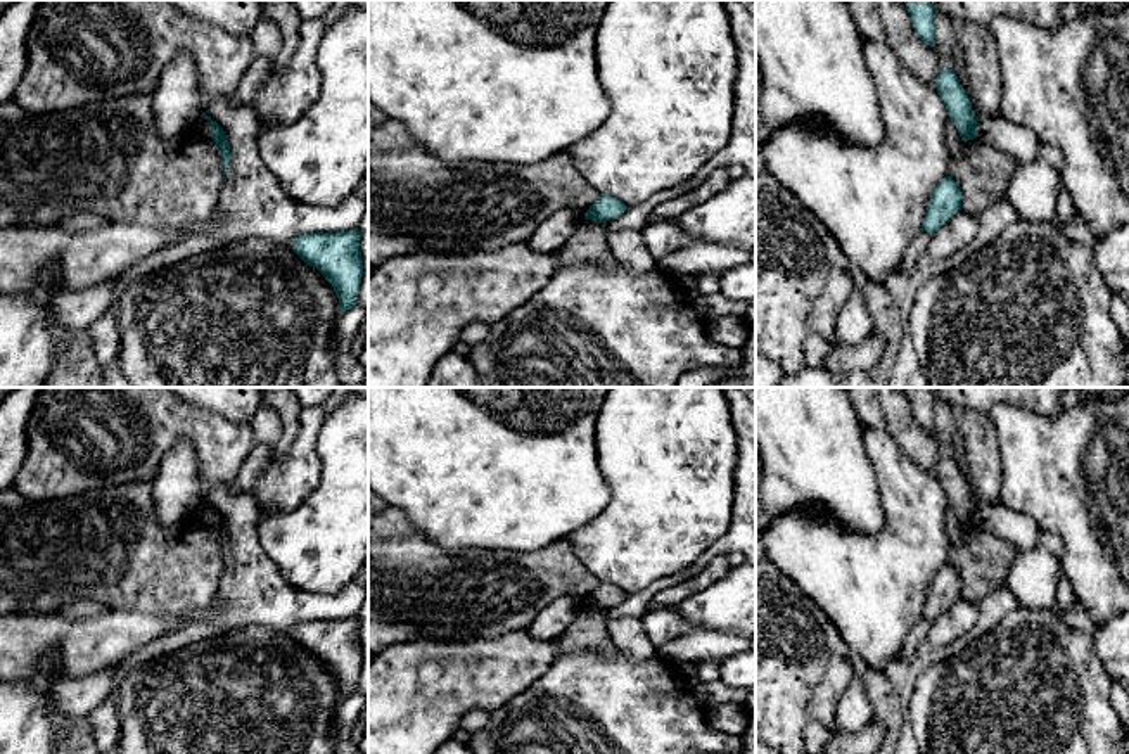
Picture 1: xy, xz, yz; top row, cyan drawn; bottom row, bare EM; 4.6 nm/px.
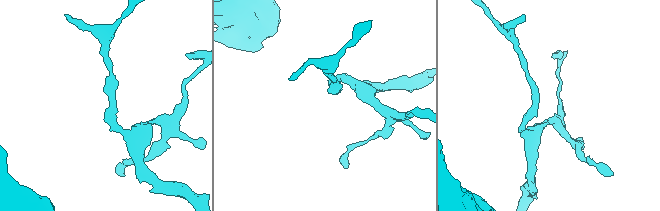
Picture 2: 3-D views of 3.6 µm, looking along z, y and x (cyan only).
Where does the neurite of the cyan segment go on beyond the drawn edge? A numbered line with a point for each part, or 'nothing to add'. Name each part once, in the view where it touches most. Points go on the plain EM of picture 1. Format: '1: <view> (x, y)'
nothing to add

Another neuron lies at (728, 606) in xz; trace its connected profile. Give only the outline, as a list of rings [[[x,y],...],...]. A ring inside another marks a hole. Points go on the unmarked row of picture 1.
[[[756,562],[730,567],[724,578],[674,609],[697,628],[756,638]]]

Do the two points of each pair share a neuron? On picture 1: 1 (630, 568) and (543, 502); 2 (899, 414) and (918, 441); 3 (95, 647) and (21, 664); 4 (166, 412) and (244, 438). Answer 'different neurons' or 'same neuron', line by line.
1: different neurons
2: same neuron
3: same neuron
4: same neuron

